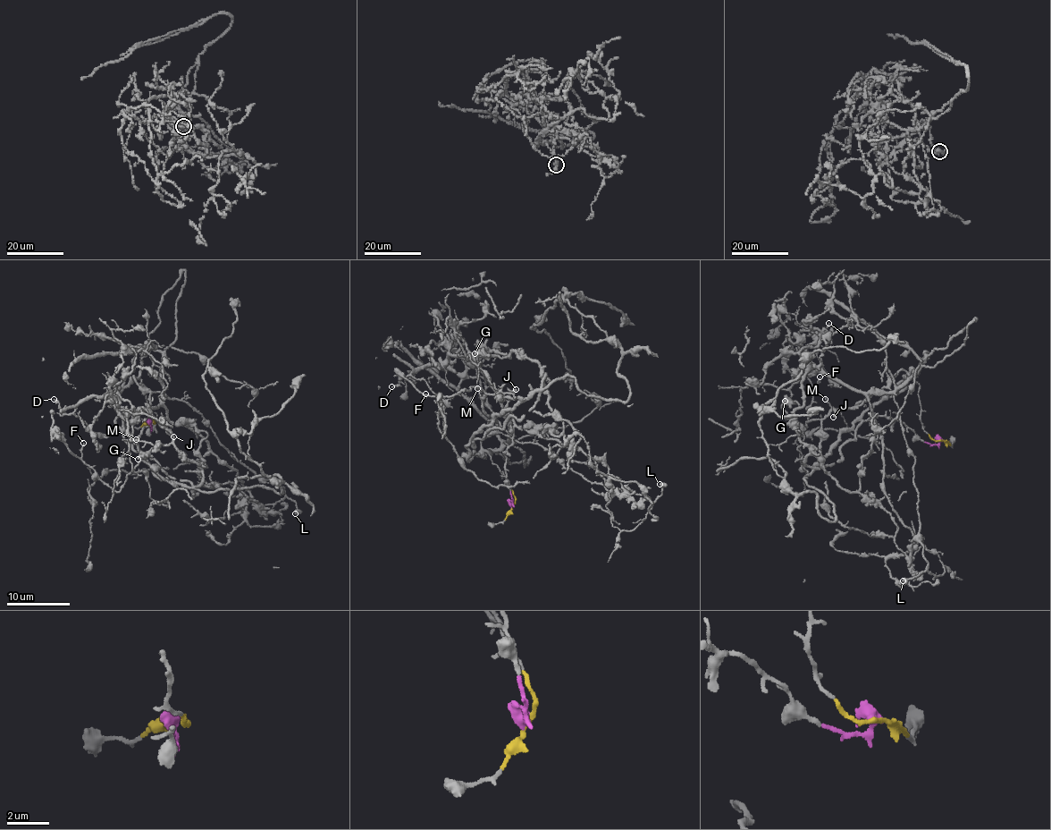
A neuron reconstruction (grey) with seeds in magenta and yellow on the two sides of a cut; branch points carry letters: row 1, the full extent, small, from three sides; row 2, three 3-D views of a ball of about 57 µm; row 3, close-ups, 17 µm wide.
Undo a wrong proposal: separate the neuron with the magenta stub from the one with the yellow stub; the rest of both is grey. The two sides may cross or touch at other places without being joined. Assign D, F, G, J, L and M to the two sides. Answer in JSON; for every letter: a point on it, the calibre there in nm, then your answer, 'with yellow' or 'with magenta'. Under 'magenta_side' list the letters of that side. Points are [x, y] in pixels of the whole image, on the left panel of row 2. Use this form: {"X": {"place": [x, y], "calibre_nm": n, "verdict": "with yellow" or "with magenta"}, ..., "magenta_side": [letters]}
{"D": {"place": [54, 399], "calibre_nm": 200, "verdict": "with magenta"}, "F": {"place": [83, 443], "calibre_nm": 150, "verdict": "with yellow"}, "G": {"place": [138, 459], "calibre_nm": 280, "verdict": "with magenta"}, "J": {"place": [173, 436], "calibre_nm": 240, "verdict": "with yellow"}, "L": {"place": [295, 513], "calibre_nm": 480, "verdict": "with yellow"}, "M": {"place": [136, 439], "calibre_nm": 200, "verdict": "with yellow"}, "magenta_side": ["D", "G"]}

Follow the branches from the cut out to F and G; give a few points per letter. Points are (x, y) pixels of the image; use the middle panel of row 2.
F: (513, 505), (503, 473), (481, 445), (497, 422), (484, 413), (485, 393), (473, 386), (425, 393)
G: (512, 505), (506, 473), (511, 416), (480, 366), (483, 355), (493, 351), (510, 358), (474, 352)

